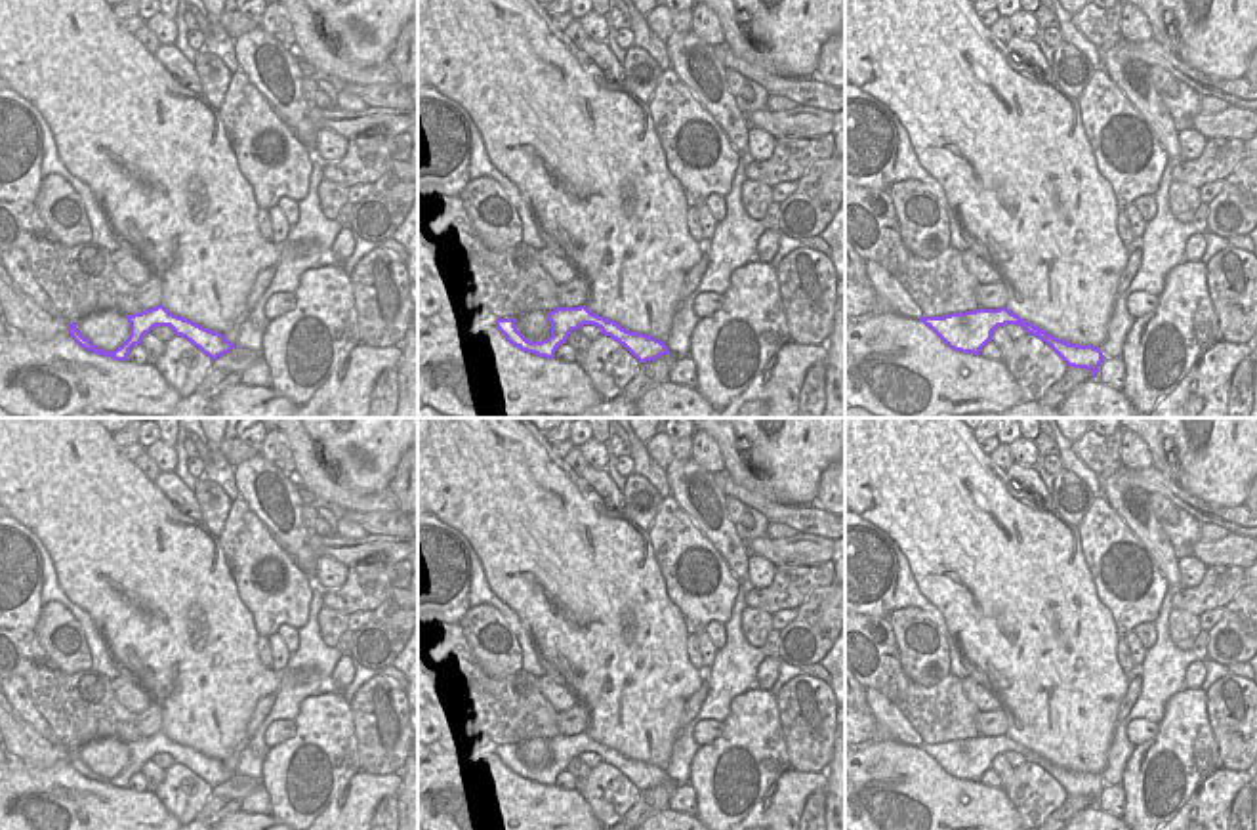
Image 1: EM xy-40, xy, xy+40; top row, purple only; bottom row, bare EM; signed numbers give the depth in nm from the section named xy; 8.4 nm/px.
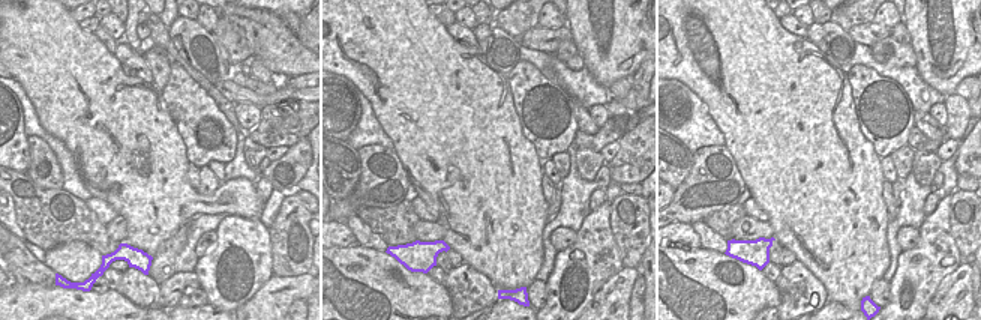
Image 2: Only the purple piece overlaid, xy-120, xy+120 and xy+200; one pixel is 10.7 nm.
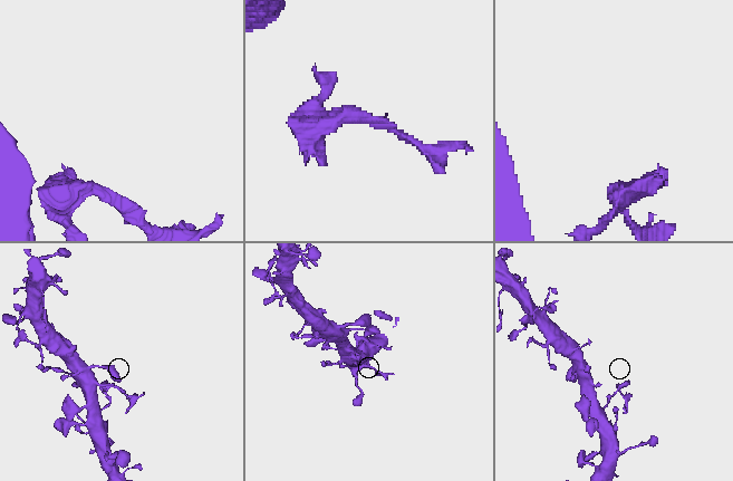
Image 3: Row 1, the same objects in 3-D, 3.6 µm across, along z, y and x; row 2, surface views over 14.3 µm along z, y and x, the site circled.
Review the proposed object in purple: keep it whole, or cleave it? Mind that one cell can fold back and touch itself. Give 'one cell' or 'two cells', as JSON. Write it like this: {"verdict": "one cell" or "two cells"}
{"verdict": "two cells"}

